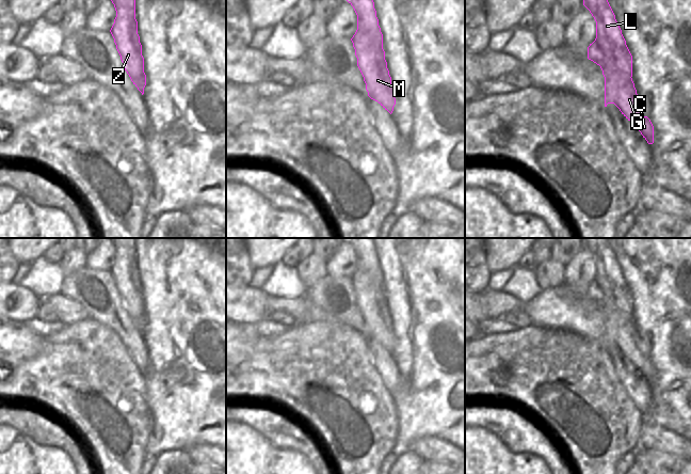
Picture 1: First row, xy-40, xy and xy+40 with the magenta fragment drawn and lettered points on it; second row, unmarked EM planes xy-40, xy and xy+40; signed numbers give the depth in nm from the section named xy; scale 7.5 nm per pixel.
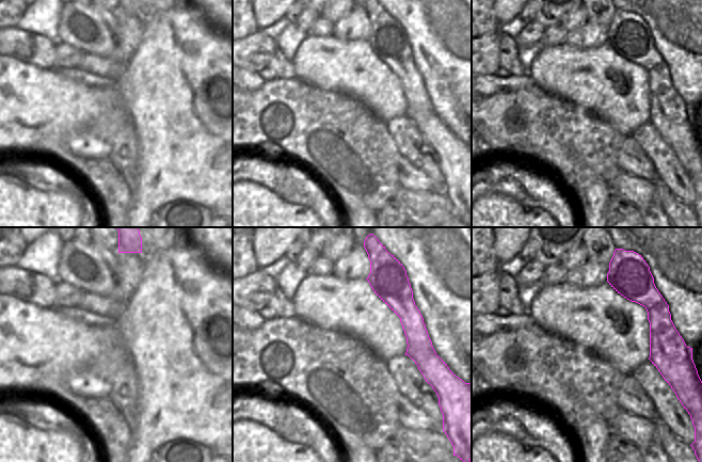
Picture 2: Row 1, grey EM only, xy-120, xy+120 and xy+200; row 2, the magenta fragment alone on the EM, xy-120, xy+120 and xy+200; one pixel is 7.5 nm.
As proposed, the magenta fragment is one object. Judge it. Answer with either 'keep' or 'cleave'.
cleave

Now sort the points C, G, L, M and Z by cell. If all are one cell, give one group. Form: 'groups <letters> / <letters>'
groups C G M Z / L

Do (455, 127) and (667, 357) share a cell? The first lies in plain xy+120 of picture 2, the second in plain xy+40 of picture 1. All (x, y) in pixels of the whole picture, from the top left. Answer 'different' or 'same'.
different

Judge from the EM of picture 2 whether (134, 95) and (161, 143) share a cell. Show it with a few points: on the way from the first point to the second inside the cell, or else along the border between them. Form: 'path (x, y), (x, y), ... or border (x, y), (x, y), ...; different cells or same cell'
path (144, 107), (148, 120), (158, 131); same cell

